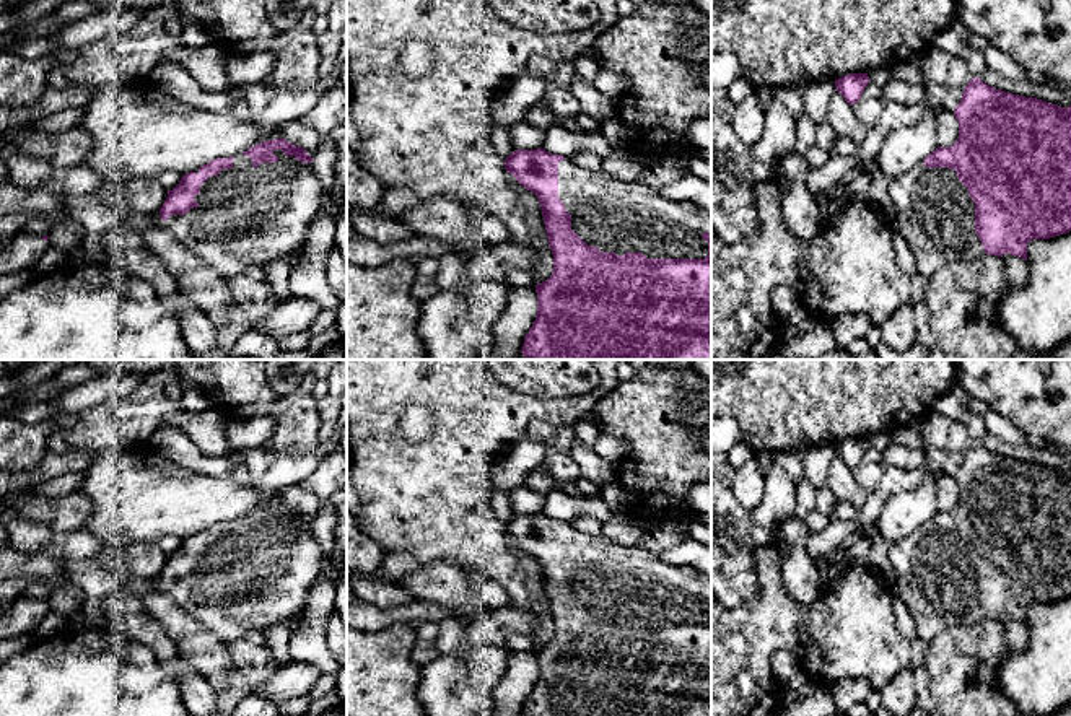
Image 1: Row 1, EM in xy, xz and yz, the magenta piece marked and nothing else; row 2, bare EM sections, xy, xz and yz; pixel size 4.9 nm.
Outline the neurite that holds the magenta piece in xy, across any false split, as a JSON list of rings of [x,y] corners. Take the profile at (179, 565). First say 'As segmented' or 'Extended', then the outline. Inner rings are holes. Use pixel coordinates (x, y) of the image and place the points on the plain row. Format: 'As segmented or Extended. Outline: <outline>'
Extended. Outline: [[[280,501],[184,539],[151,583],[156,592],[174,599],[220,640],[231,643],[249,638],[252,630],[291,625],[306,612],[314,581],[335,581],[342,573],[347,566],[337,553],[321,548],[306,514]]]

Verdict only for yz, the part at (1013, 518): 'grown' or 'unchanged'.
grown

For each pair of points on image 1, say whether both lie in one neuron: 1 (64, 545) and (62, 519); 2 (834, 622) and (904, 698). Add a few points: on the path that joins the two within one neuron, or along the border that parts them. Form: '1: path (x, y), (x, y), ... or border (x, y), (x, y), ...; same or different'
1: border (83, 526), (56, 534); different
2: border (909, 666), (879, 690); different

